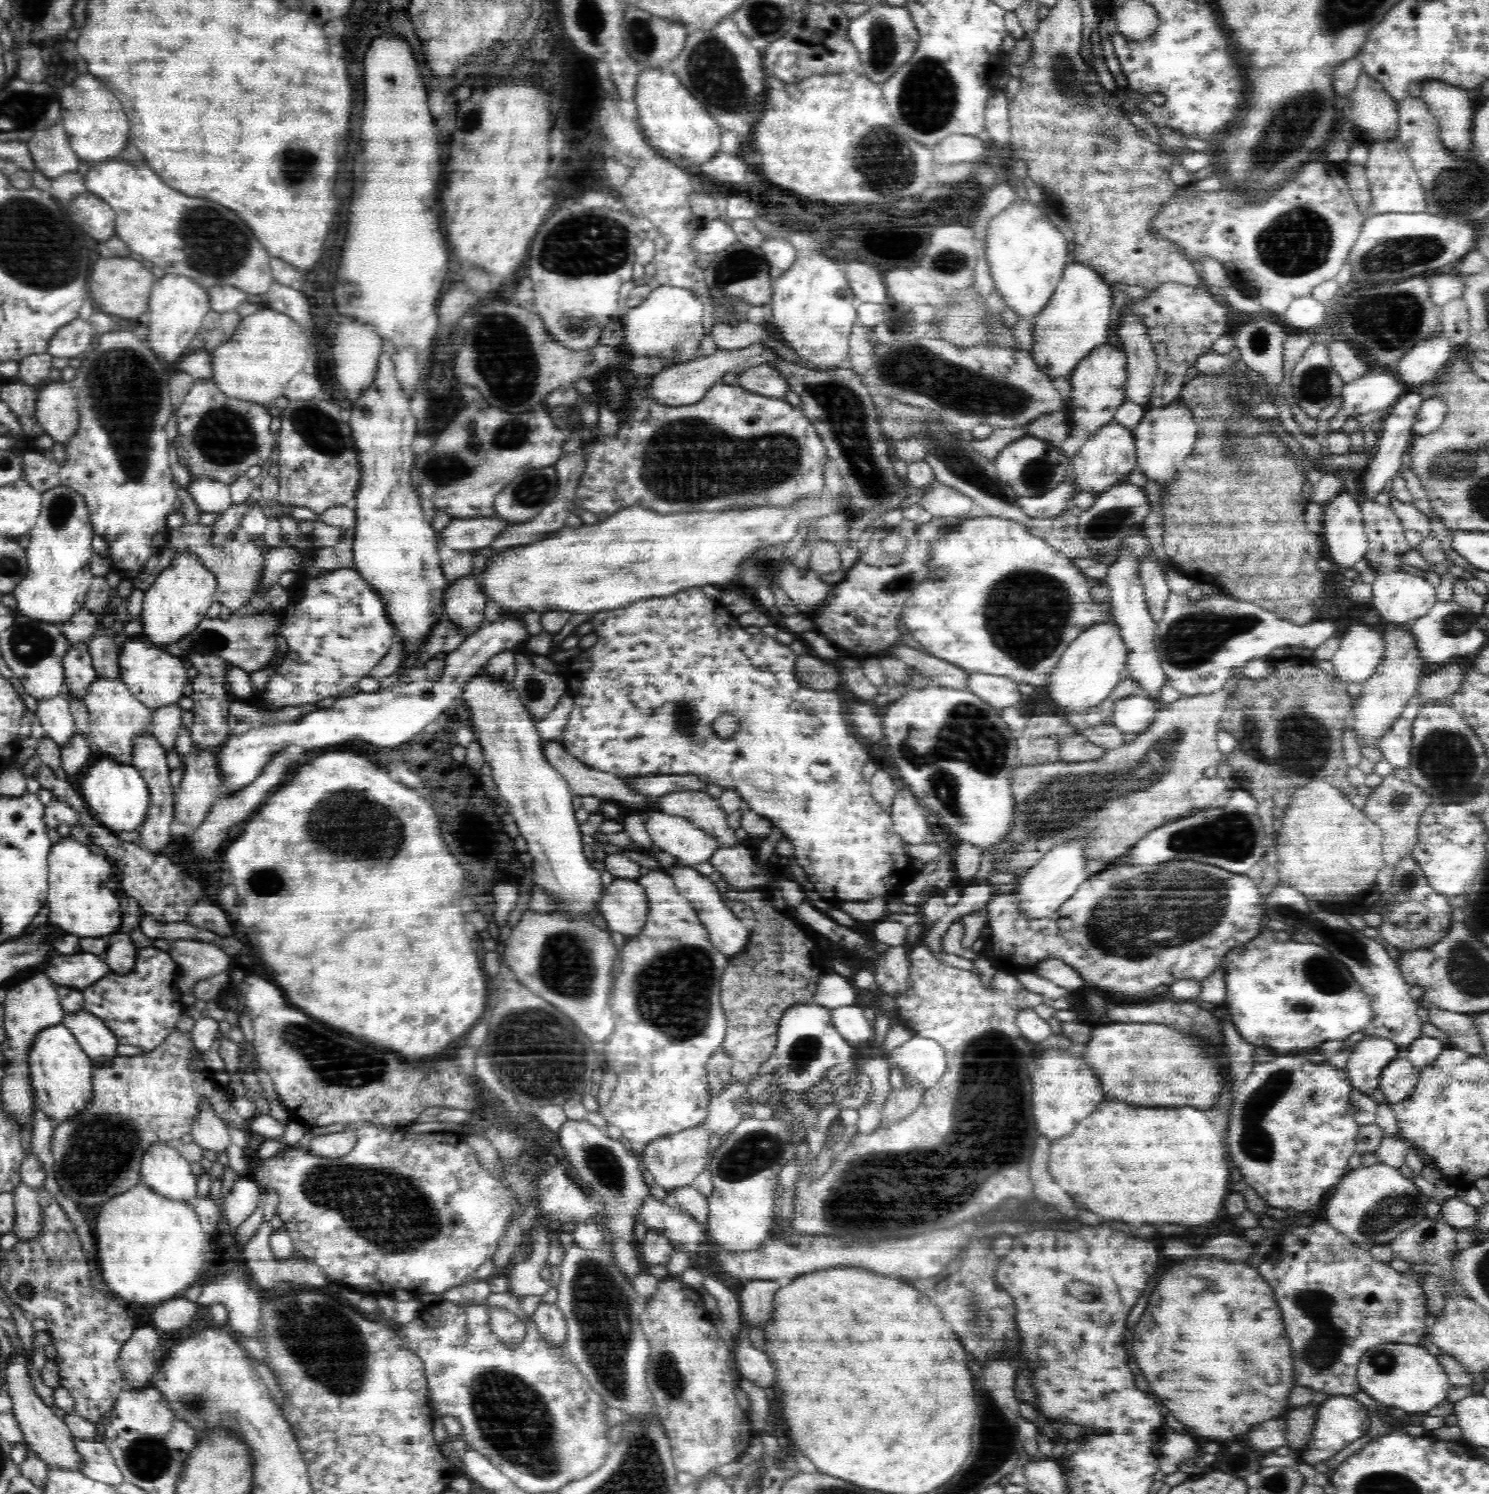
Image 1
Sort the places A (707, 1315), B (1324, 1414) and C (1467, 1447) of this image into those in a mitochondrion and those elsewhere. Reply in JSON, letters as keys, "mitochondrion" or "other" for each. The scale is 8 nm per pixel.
{"A":"other","B":"other","C":"other"}

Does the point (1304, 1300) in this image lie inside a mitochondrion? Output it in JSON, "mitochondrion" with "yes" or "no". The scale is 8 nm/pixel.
{"mitochondrion":"yes"}

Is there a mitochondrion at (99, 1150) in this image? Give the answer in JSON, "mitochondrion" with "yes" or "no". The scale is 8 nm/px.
{"mitochondrion":"yes"}

